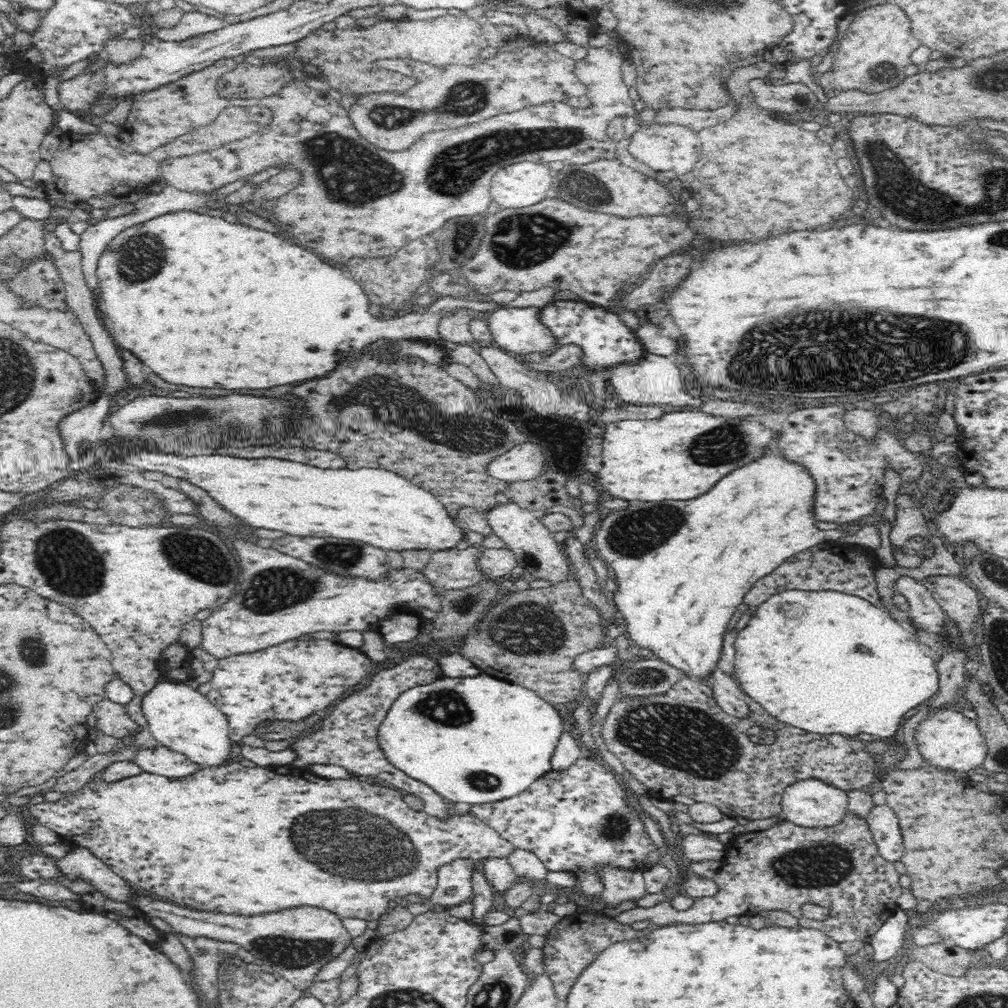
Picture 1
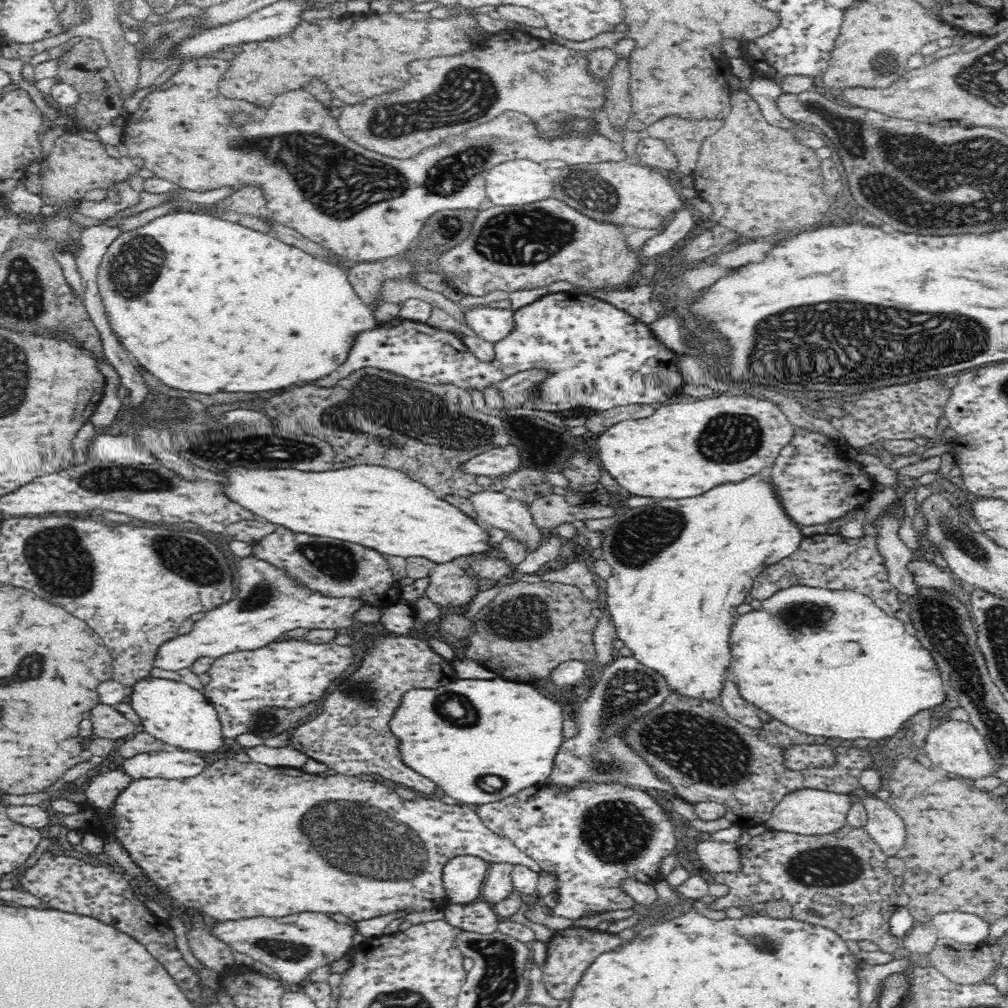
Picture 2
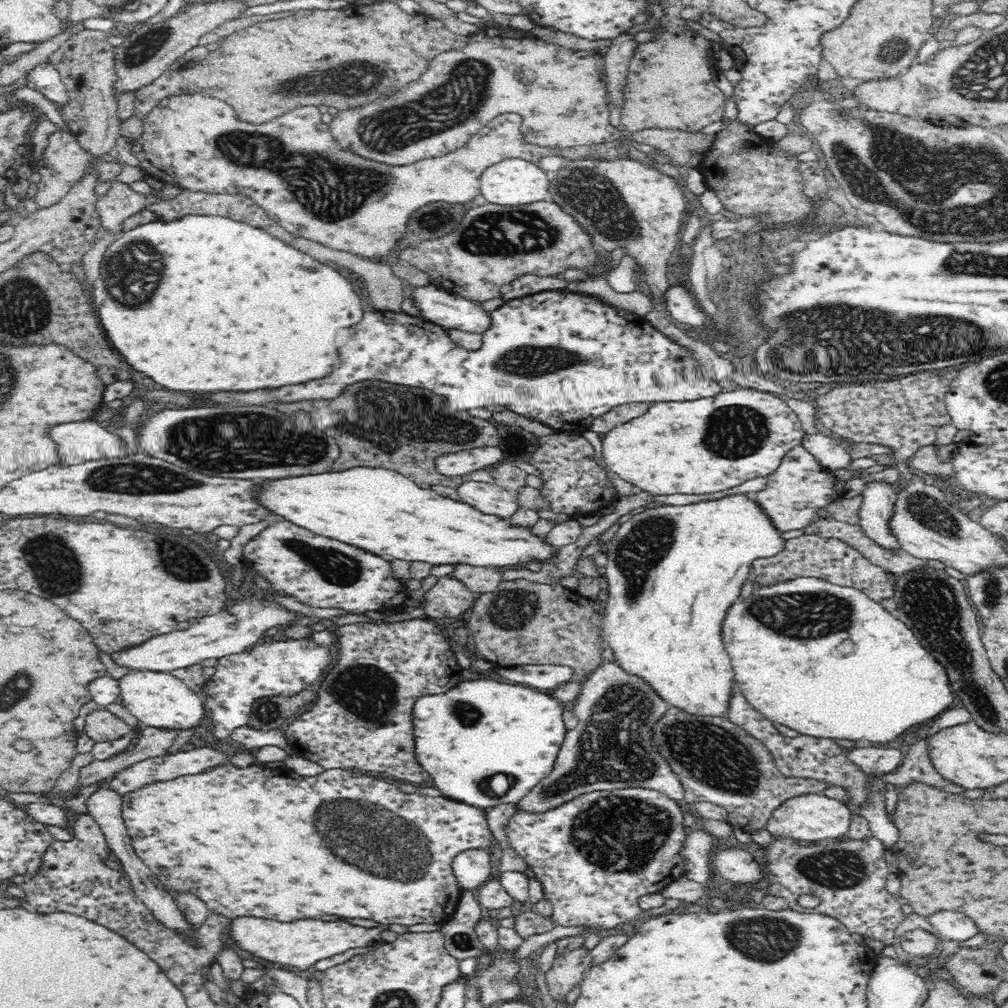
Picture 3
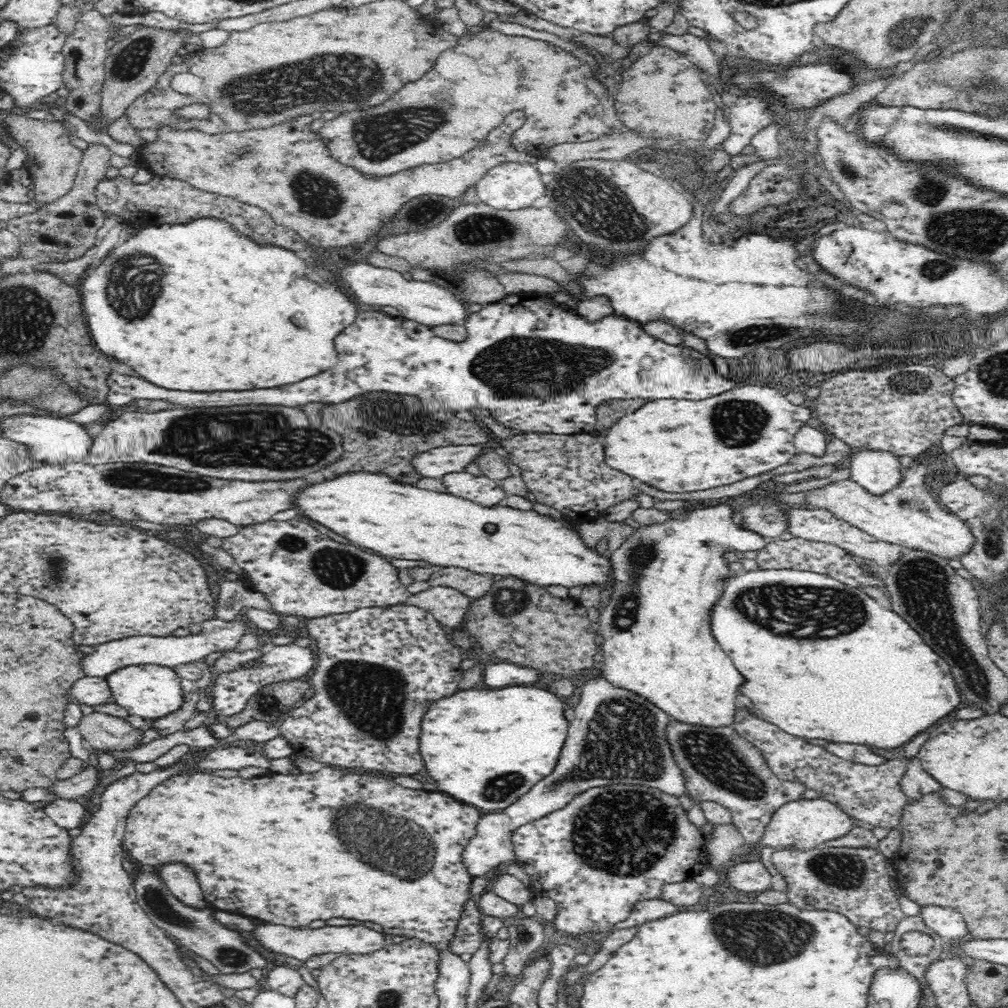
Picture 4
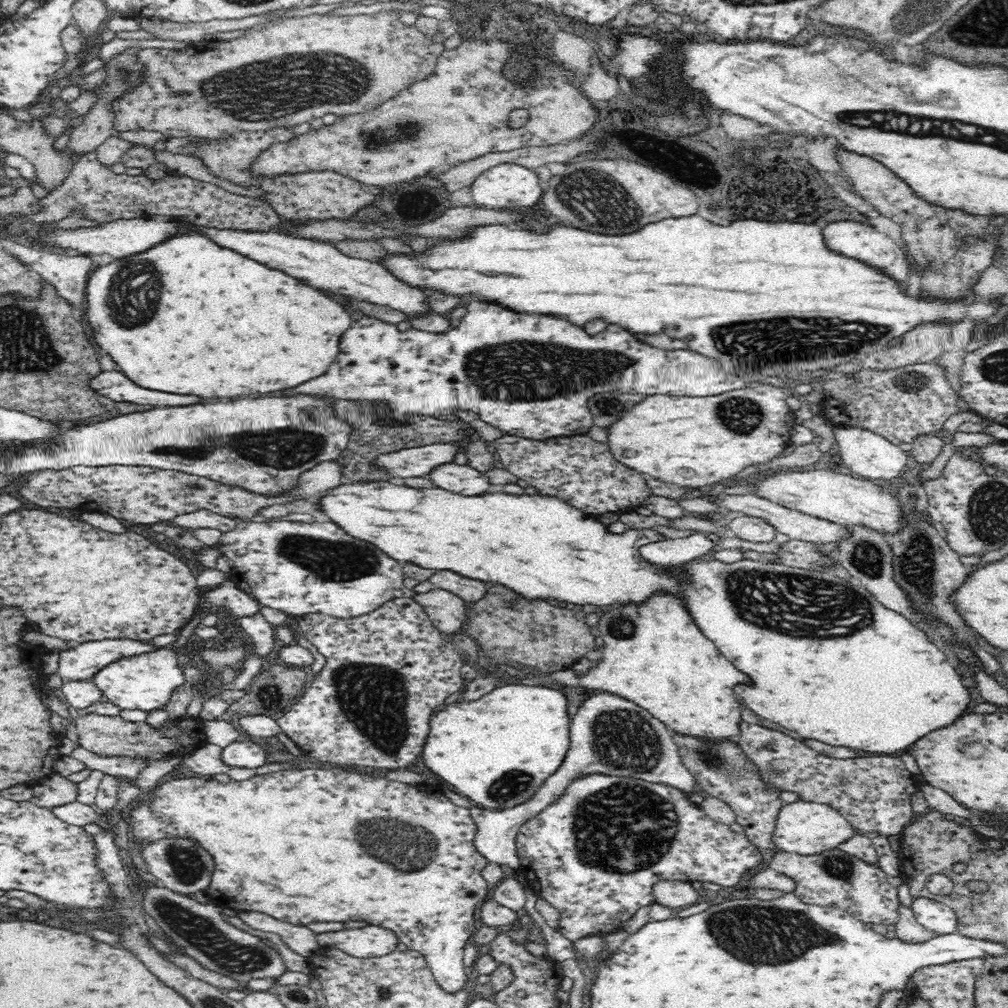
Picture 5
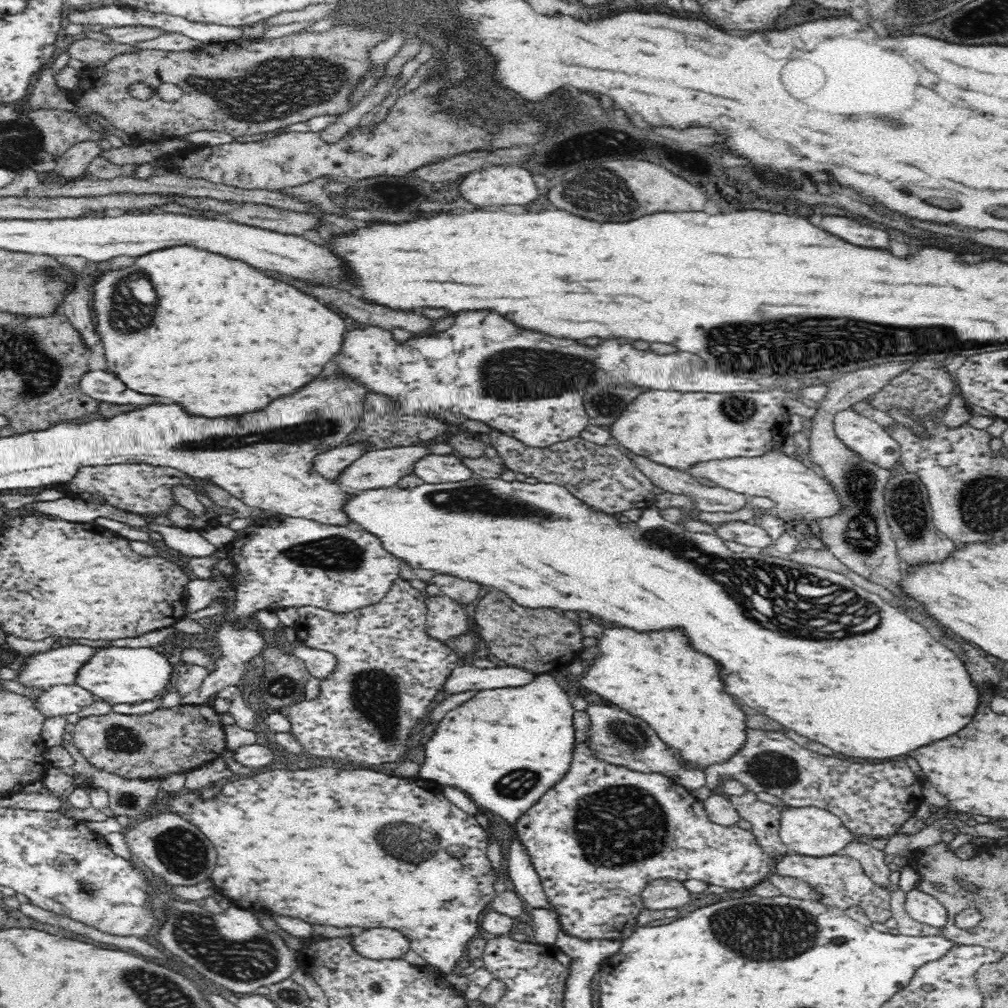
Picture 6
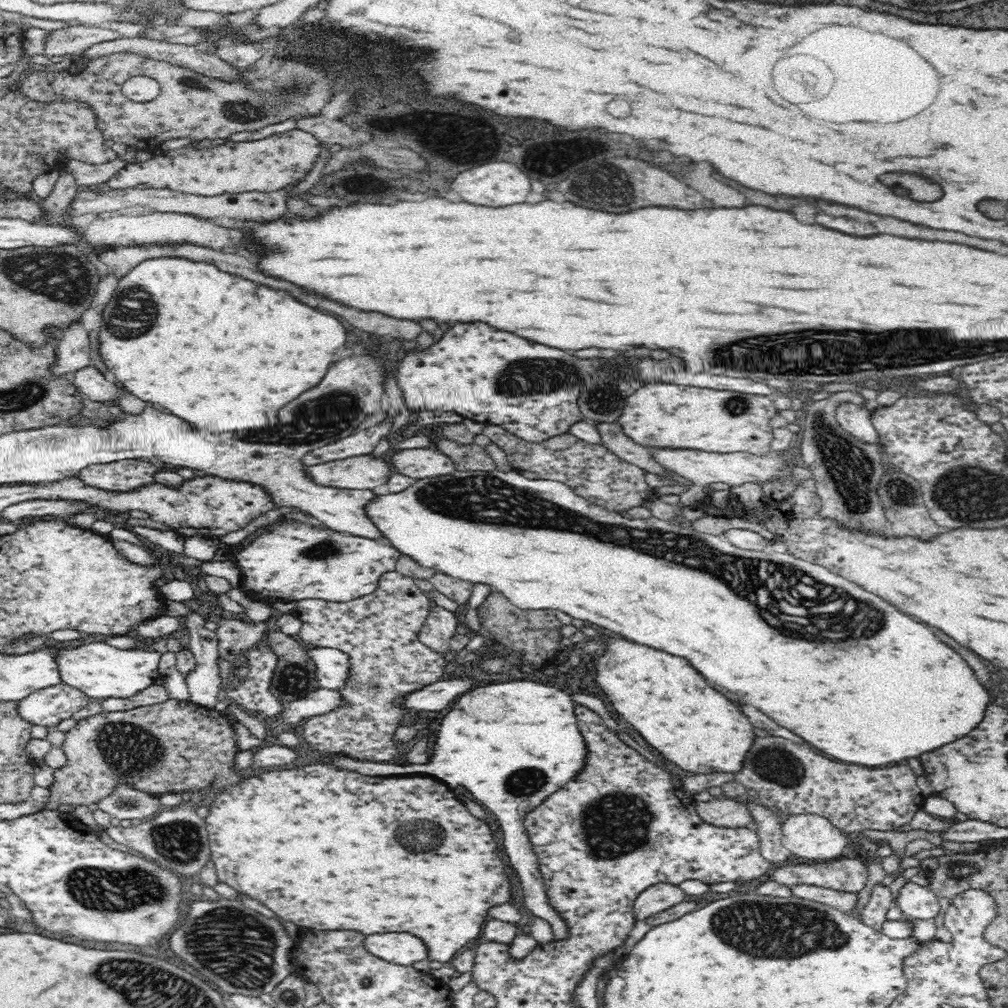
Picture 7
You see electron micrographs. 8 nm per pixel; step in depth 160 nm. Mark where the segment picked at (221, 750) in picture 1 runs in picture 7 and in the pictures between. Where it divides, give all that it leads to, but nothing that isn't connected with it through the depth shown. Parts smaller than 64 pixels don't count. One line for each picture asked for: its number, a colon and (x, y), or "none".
2: (180, 717)
3: (160, 700)
4: (150, 692)
5: (146, 683)
6: (119, 675)
7: (101, 671)

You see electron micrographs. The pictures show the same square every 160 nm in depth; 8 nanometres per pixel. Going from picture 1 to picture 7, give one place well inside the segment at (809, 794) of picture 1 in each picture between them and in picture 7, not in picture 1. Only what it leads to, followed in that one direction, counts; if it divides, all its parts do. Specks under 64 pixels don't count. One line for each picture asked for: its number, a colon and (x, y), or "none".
2: (809, 811)
3: (809, 817)
4: (808, 823)
5: (803, 827)
6: (810, 831)
7: (808, 836)

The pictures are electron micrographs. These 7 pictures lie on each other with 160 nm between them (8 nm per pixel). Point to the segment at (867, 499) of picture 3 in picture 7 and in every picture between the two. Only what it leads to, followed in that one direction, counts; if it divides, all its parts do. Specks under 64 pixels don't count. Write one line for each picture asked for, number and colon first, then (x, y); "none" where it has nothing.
4: (878, 472)
5: (866, 454)
6: (873, 443)
7: (856, 420)

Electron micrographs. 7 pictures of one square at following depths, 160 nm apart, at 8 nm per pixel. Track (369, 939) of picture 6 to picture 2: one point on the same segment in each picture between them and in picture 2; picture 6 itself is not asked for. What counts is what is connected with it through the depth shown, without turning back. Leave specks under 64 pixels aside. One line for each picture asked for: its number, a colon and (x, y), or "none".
2: (294, 946)
3: (300, 944)
4: (300, 943)
5: (371, 941)

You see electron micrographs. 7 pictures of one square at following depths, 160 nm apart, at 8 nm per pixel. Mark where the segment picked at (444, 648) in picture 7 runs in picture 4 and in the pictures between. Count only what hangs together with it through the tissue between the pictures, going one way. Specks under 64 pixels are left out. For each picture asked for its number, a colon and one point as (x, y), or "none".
4: (449, 606)
5: (447, 611)
6: (446, 618)

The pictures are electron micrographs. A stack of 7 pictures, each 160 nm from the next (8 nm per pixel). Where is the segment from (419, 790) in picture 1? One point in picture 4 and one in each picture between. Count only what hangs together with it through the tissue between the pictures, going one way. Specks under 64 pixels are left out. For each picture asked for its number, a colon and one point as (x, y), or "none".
2: (350, 735)
3: (362, 715)
4: (378, 668)

